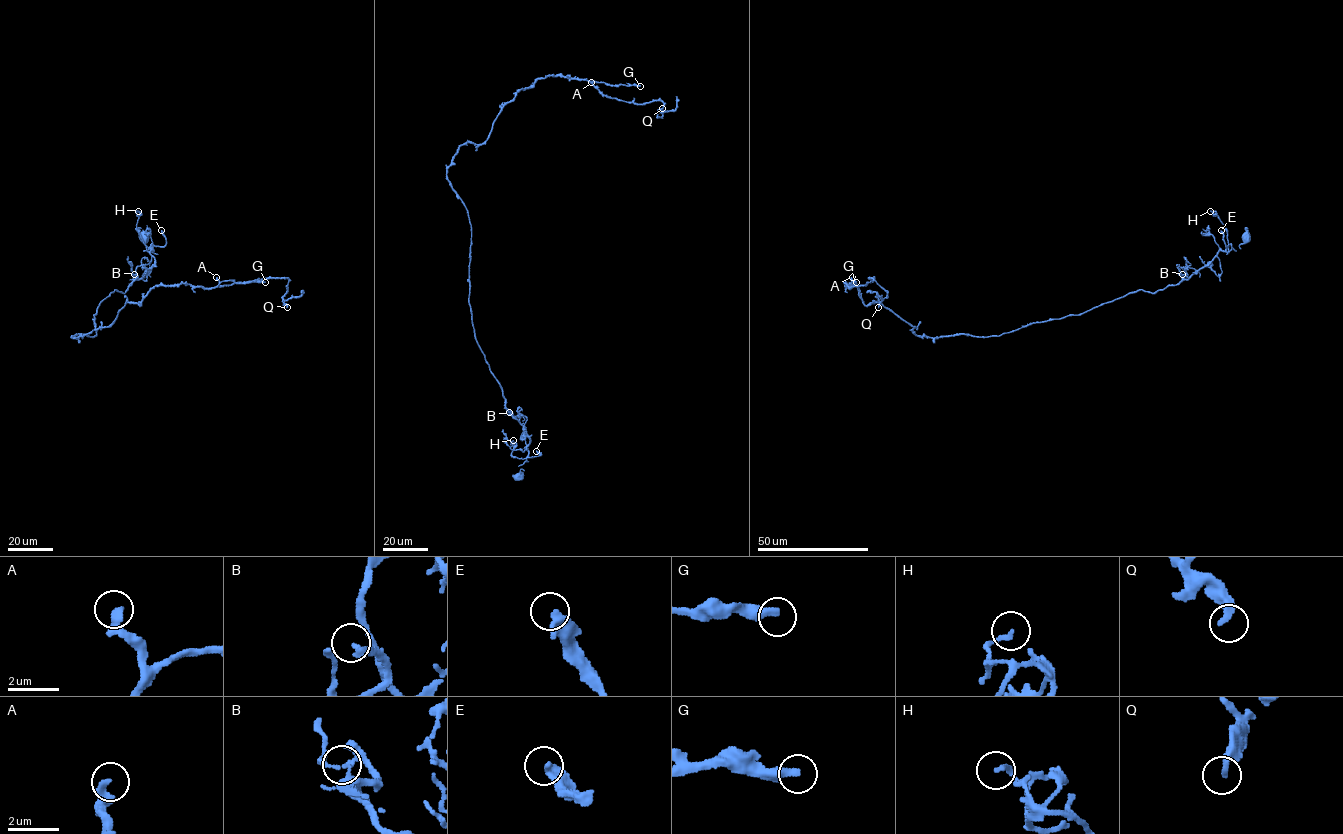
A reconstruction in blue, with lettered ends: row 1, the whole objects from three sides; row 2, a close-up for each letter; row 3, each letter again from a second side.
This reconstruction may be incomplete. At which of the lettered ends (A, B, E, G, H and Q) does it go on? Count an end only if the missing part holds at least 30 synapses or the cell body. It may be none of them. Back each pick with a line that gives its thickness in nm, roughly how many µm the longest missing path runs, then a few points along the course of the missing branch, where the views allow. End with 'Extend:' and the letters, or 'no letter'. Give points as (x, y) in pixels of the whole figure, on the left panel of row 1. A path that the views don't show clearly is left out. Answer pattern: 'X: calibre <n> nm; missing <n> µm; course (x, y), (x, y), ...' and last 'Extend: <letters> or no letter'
G: calibre 400 nm; missing 40 µm; course (265, 282), (302, 282), (313, 300), (306, 296)
Extend: G

